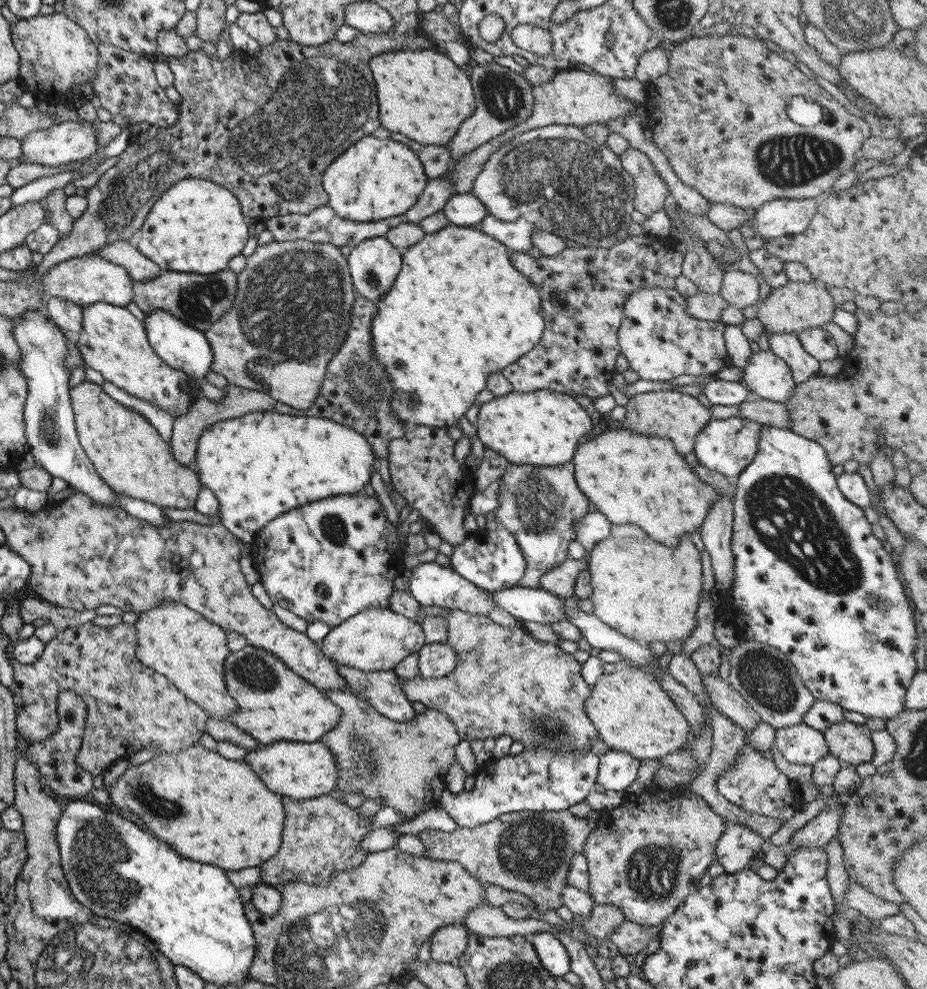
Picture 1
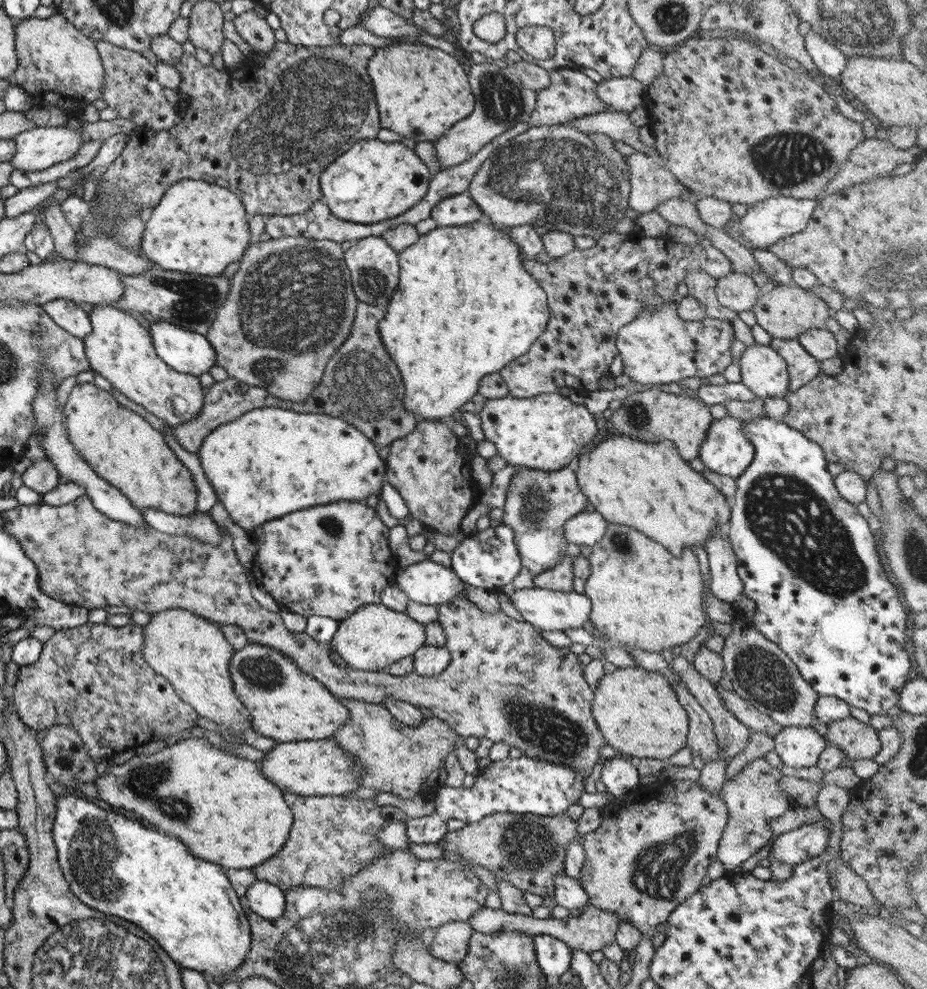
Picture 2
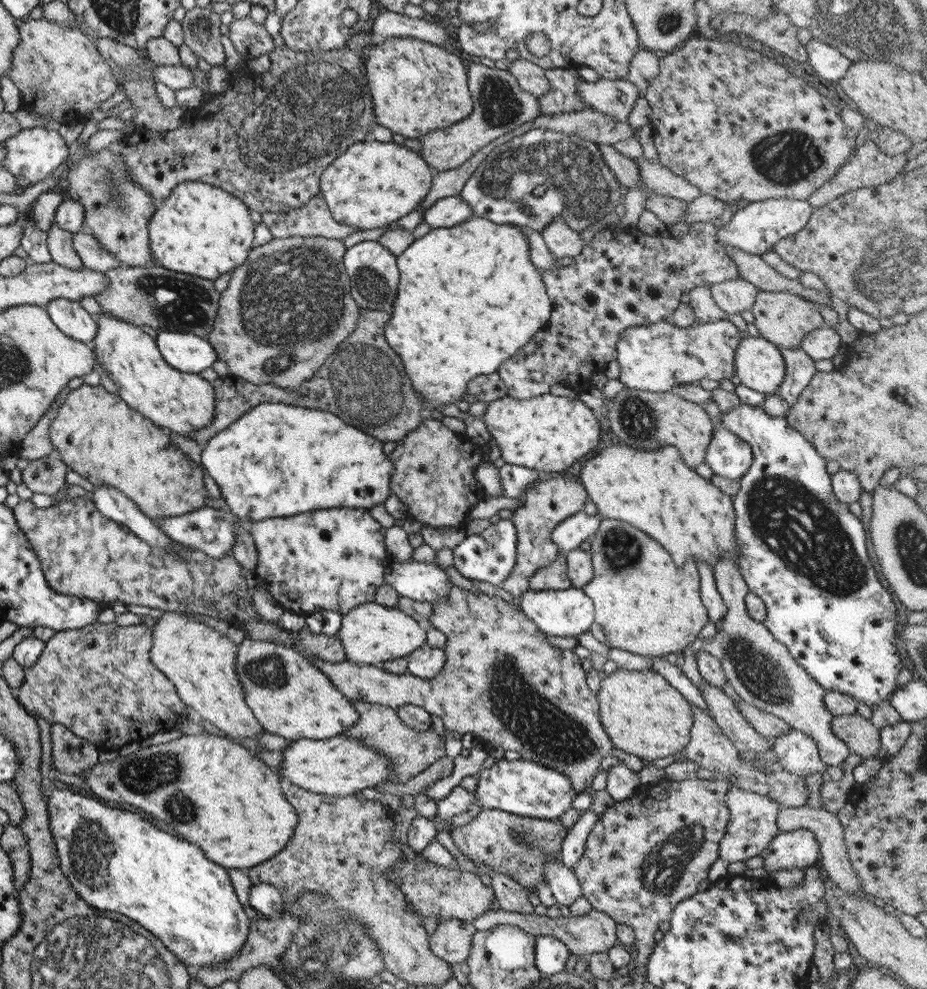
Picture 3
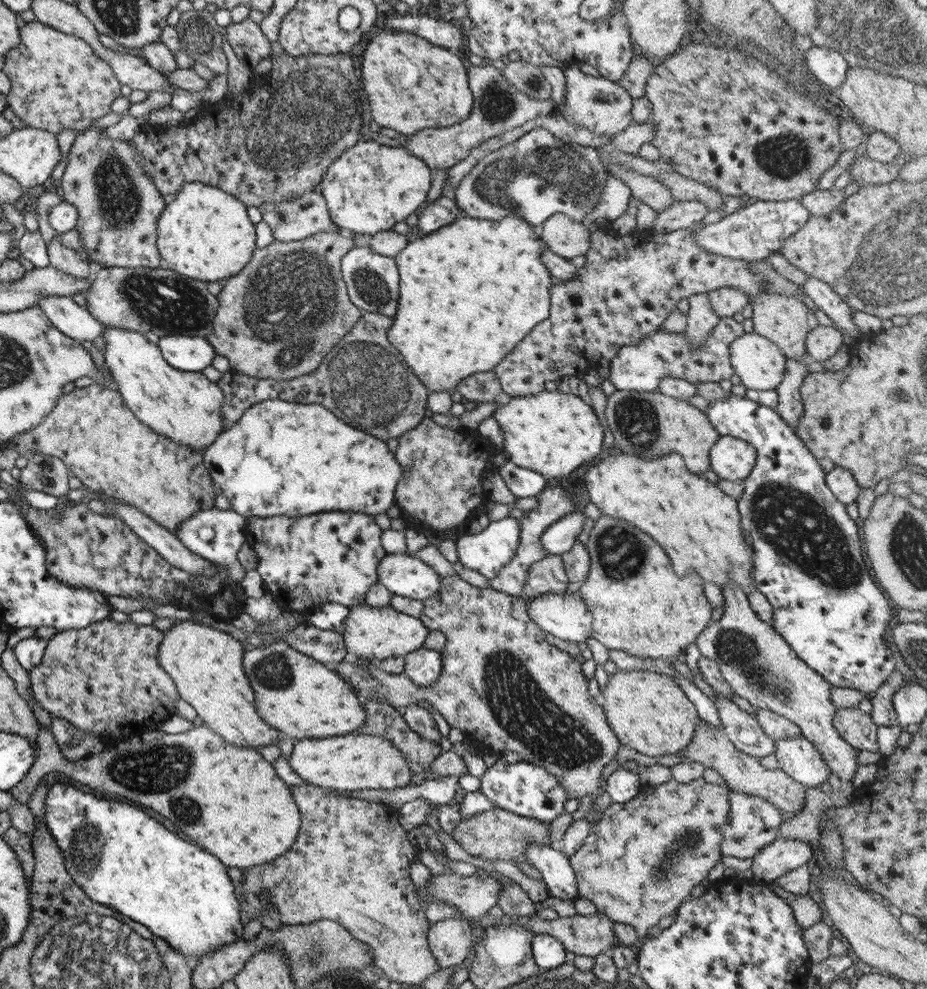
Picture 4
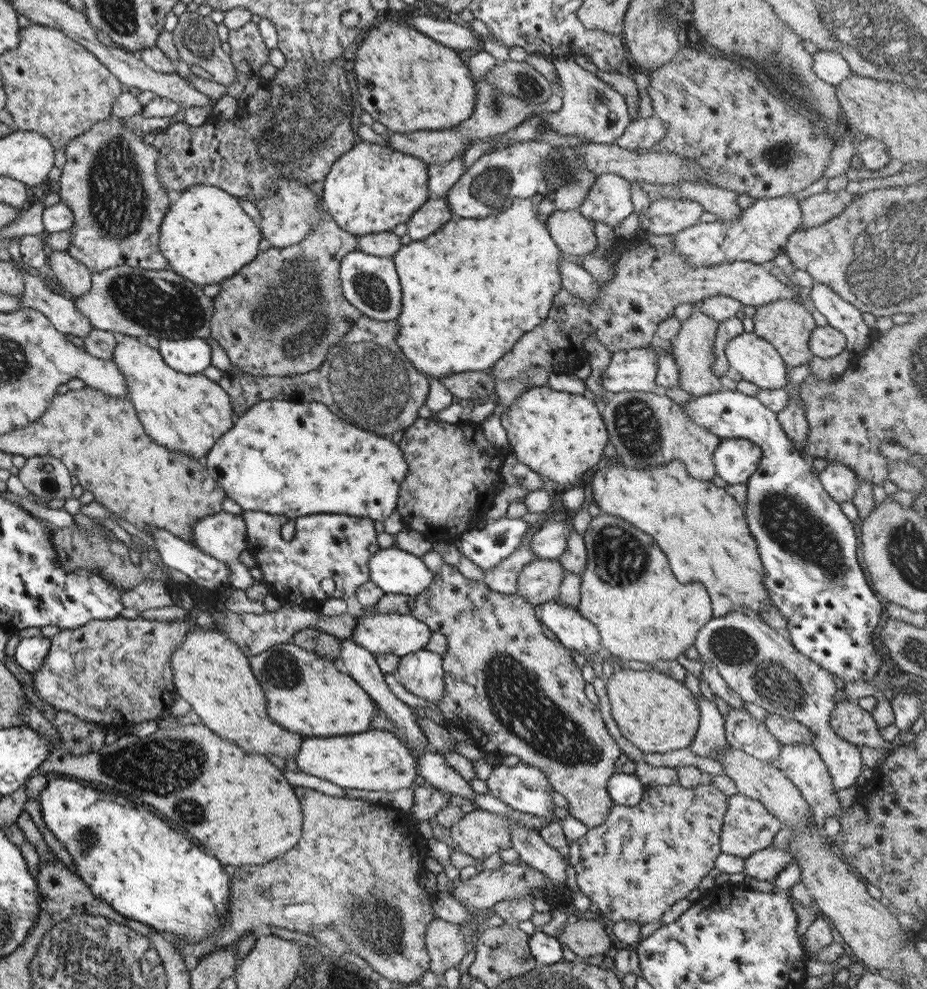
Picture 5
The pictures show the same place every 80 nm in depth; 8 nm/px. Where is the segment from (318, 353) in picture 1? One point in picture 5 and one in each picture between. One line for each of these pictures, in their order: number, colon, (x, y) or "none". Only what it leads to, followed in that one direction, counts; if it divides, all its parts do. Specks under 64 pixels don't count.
2: (288, 308)
3: (280, 315)
4: (277, 318)
5: (277, 316)

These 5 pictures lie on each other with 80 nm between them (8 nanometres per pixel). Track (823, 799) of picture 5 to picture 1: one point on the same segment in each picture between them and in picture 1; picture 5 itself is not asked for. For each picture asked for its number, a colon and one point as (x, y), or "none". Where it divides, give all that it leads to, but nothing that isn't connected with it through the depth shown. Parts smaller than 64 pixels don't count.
1: (800, 744)
2: (797, 747)
3: (797, 753)
4: (797, 757)

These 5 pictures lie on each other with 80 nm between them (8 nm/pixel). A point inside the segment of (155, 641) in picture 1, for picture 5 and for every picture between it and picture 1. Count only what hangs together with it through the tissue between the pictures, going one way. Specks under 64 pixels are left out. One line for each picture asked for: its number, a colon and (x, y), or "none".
2: (191, 653)
3: (198, 661)
4: (205, 665)
5: (209, 671)

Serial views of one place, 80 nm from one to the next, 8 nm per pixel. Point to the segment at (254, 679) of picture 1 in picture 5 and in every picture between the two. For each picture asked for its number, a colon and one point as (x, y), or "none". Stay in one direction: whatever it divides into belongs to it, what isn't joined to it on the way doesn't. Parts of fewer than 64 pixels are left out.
2: (285, 704)
3: (268, 672)
4: (293, 693)
5: (304, 693)

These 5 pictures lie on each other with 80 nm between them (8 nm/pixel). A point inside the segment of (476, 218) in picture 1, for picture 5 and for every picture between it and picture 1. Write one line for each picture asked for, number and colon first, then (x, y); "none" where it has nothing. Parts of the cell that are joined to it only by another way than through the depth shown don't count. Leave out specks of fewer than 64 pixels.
2: (457, 210)
3: (448, 211)
4: (442, 211)
5: (431, 214)

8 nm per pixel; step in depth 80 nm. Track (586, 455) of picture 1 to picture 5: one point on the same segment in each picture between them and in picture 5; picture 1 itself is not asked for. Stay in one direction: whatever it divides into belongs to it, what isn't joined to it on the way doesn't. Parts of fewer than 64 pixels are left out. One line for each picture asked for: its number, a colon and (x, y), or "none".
2: (647, 486)
3: (654, 491)
4: (697, 525)
5: (701, 529)

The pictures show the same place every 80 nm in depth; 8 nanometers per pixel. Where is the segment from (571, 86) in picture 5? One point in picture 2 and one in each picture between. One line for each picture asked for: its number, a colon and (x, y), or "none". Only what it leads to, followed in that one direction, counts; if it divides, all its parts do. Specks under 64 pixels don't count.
2: (623, 94)
3: (614, 98)
4: (599, 105)

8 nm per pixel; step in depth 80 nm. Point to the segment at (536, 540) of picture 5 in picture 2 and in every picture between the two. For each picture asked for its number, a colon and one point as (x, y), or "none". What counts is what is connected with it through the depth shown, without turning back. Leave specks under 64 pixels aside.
2: (586, 528)
3: (570, 533)
4: (558, 538)

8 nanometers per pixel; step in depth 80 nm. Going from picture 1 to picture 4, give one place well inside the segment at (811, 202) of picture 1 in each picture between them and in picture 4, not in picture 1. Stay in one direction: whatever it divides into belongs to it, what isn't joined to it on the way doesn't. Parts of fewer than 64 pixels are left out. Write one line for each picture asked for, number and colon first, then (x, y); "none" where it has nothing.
2: (764, 222)
3: (755, 228)
4: (753, 232)

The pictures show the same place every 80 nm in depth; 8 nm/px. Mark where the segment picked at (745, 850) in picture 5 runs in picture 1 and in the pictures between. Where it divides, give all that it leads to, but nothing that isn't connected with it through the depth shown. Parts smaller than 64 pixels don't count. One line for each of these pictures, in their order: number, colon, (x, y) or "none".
1: (752, 783)
2: (752, 796)
3: (751, 824)
4: (752, 822)

